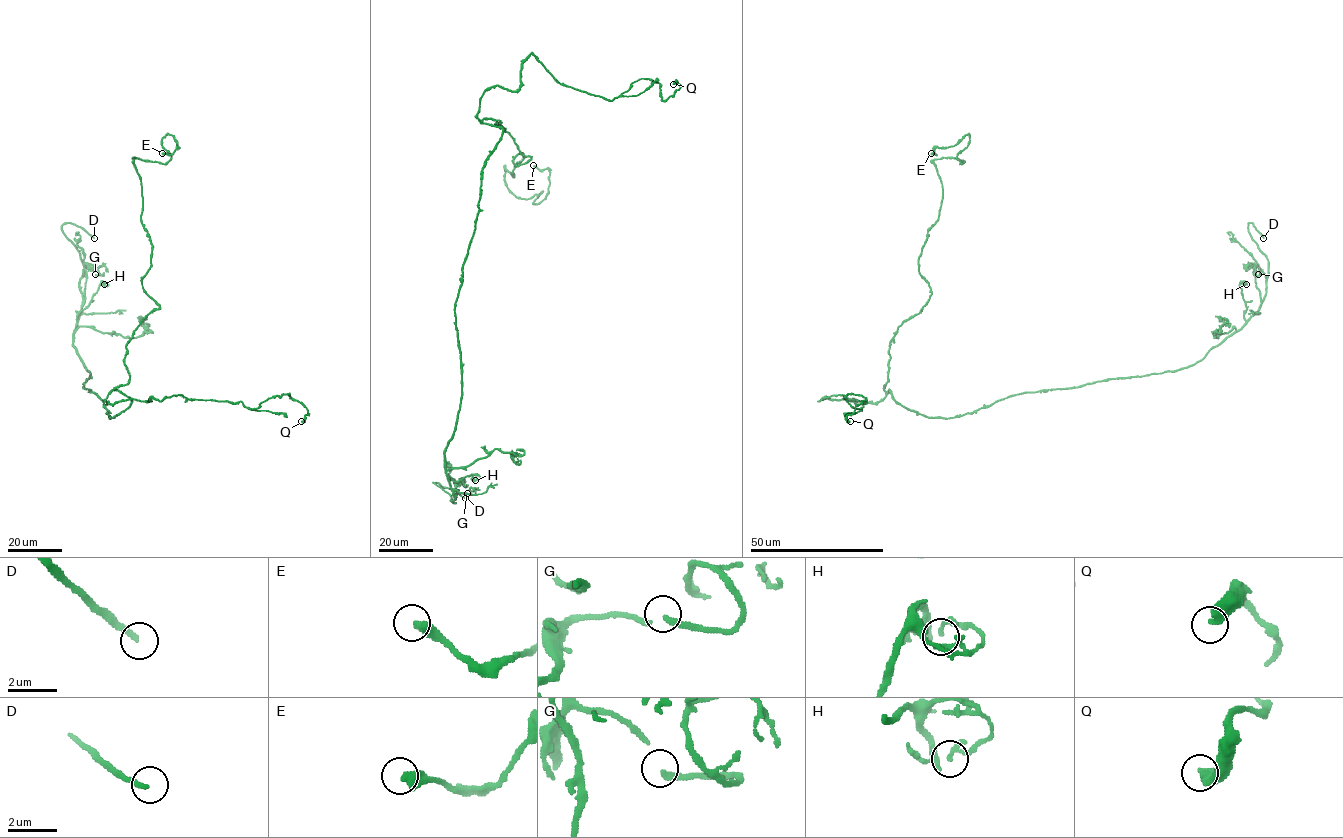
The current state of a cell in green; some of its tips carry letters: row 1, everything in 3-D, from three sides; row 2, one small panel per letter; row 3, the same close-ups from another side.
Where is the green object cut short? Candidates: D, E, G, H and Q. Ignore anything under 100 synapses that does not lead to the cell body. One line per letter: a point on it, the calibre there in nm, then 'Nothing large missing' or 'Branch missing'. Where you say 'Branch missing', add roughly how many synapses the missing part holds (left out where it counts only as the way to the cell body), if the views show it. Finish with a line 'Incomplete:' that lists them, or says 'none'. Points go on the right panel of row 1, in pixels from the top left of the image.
D: Place: (1263, 238). Thickness 220 nm. Branch missing
E: Place: (931, 153). Thickness 440 nm. Nothing large missing
G: Place: (1258, 274). Thickness 240 nm. Nothing large missing
H: Place: (1246, 284). Thickness 170 nm. Nothing large missing
Q: Place: (850, 421). Thickness 440 nm. Nothing large missing
Incomplete: D

